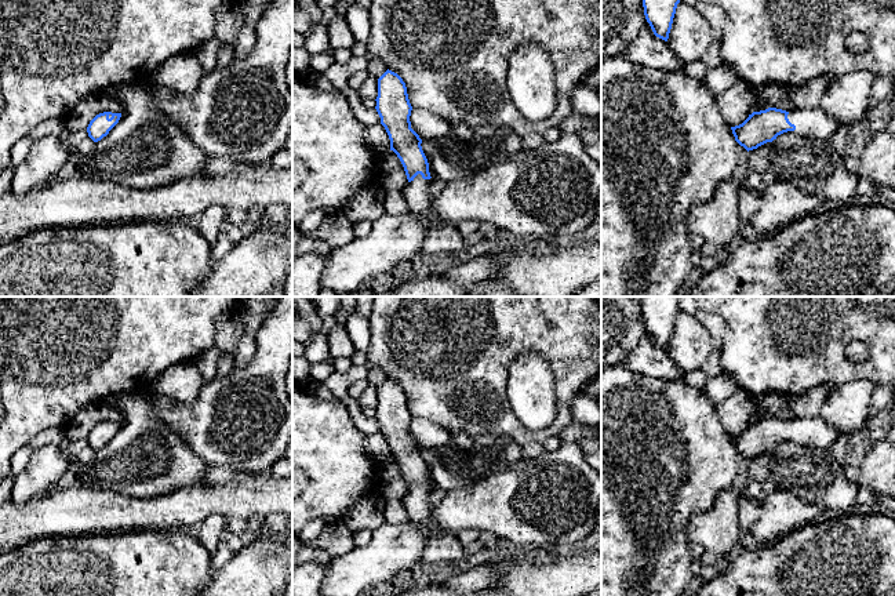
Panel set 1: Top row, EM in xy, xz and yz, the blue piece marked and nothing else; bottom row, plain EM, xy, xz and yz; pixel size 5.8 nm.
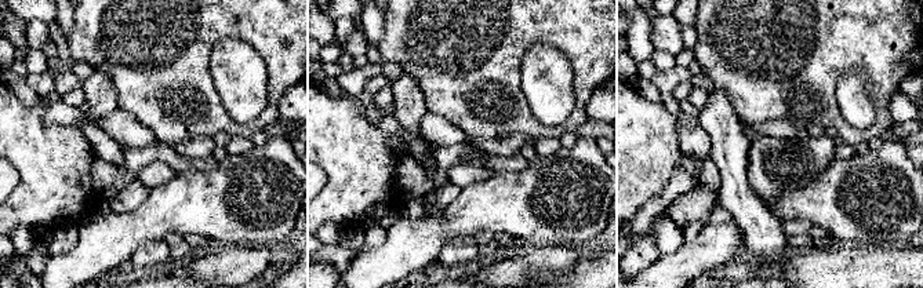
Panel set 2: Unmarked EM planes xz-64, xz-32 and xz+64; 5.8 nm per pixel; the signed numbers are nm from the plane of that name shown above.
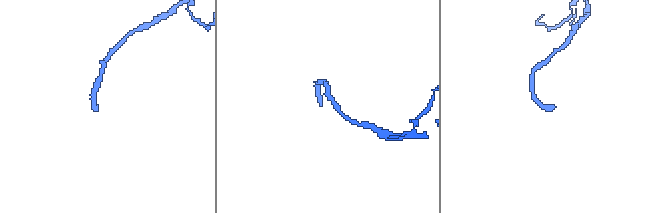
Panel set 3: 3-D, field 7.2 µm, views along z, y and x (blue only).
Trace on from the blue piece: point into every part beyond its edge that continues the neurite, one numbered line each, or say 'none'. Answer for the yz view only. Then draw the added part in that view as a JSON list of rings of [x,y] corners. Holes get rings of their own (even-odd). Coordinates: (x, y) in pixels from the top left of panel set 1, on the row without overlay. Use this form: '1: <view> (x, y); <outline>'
1: yz (812, 432); [[[821,417],[794,418],[789,421],[787,428],[796,435],[796,443],[819,450],[830,450],[838,439],[849,437],[849,435],[836,430]]]

